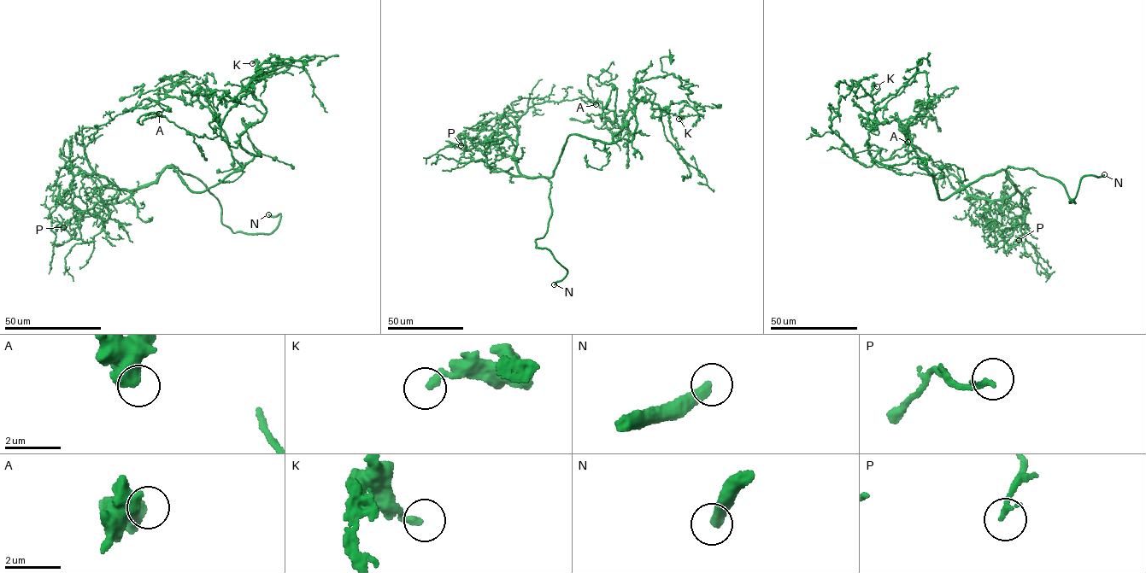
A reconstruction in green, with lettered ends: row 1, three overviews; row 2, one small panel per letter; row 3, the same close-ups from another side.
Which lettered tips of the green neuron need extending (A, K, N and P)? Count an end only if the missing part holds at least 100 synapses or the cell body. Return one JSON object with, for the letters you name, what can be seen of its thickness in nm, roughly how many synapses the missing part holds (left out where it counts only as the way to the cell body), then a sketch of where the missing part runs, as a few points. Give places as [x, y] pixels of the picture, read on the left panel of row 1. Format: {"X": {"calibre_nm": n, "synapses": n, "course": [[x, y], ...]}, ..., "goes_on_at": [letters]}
{"N": {"calibre_nm": 360}, "goes_on_at": ["N"]}

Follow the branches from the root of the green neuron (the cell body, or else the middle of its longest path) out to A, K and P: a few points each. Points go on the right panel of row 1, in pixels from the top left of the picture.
A: (937, 191), (931, 174), (913, 150), (874, 162), (873, 158), (882, 148), (880, 157), (887, 159), (907, 142)
K: (937, 191), (918, 158), (865, 166), (831, 128), (841, 96), (850, 87), (856, 97), (864, 96), (877, 86)
P: (937, 191), (944, 200), (1006, 171), (1015, 191), (983, 215), (1004, 251), (1005, 240), (1019, 240)

